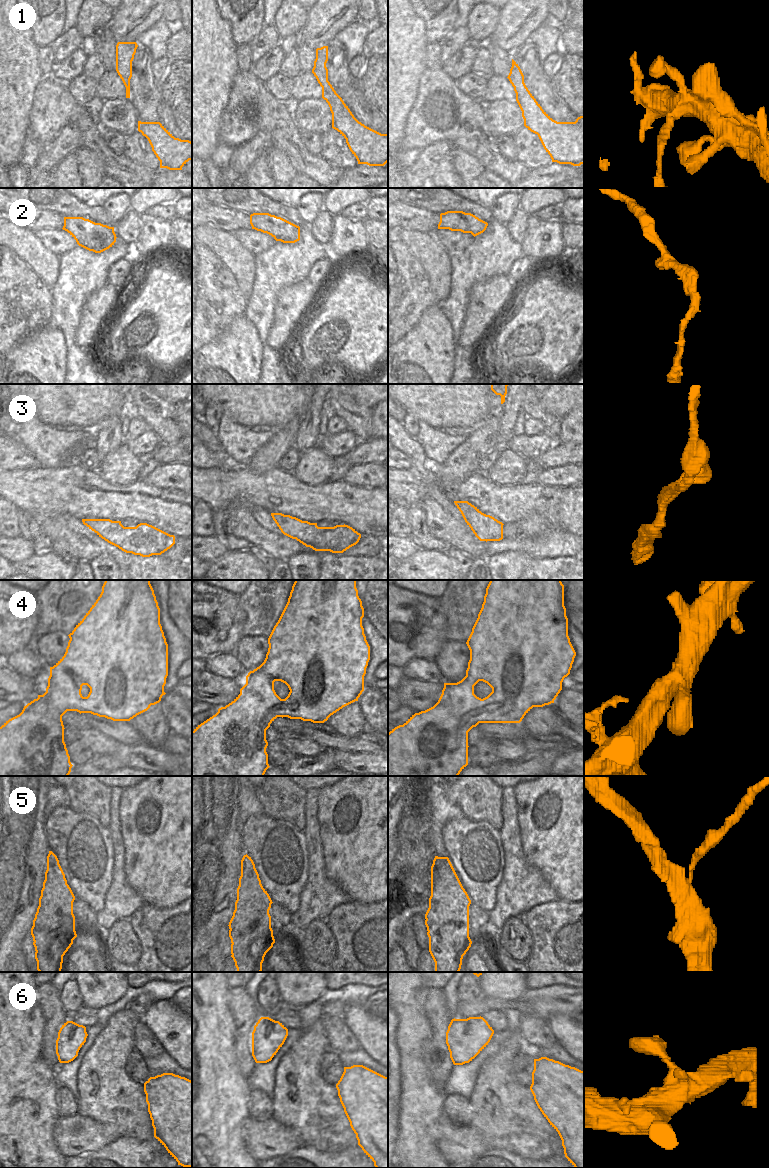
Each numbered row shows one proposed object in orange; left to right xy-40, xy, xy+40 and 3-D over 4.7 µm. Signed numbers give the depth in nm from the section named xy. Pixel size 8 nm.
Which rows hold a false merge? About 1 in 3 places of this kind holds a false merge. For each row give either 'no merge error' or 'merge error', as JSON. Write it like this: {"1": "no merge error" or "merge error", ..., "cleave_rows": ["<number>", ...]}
{"1": "no merge error", "2": "no merge error", "3": "no merge error", "4": "no merge error", "5": "merge error", "6": "no merge error", "cleave_rows": ["5"]}

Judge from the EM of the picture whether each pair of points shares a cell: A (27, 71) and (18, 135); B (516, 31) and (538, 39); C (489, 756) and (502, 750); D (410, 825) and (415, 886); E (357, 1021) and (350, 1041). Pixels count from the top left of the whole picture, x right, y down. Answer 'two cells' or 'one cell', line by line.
A: one cell
B: two cells
C: two cells
D: one cell
E: two cells

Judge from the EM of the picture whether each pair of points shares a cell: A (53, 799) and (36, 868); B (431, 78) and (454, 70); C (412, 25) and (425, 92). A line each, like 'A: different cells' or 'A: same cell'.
A: different cells
B: different cells
C: different cells

